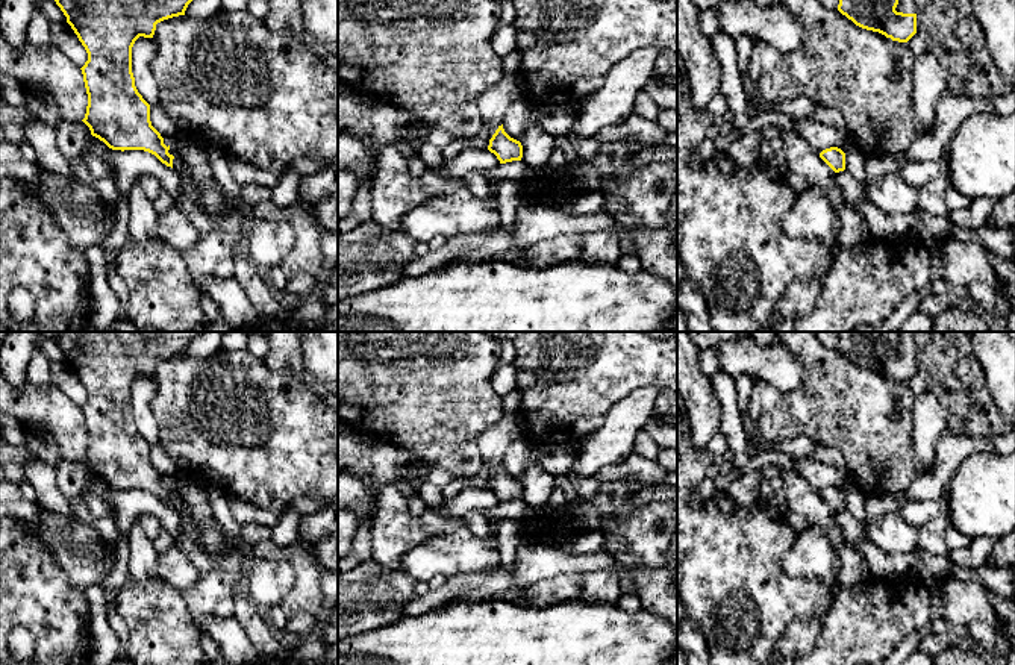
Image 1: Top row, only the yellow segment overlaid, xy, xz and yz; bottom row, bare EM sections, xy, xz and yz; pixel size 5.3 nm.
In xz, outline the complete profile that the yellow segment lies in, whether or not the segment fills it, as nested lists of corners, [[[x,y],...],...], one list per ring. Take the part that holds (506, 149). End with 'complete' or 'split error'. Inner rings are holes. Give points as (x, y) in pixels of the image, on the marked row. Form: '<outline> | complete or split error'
[[[503,124],[498,126],[492,138],[489,139],[488,150],[497,156],[500,164],[521,161],[523,158],[523,145],[520,141],[511,138]]] | complete

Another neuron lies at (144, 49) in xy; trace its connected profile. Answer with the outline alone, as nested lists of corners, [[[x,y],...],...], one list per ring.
[[[139,36],[132,47],[132,73],[135,86],[150,105],[159,103],[159,83],[151,71],[151,59],[156,55],[153,38]]]

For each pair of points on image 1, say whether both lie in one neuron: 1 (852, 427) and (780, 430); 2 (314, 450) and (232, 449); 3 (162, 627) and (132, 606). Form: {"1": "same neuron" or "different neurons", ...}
{"1": "same neuron", "2": "same neuron", "3": "same neuron"}

